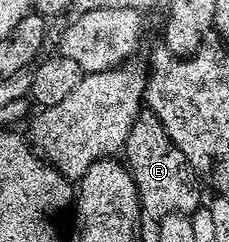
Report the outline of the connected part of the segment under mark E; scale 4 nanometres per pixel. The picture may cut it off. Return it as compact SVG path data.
M142 109L137 115L122 153L137 187L139 208L152 221L172 214L193 213L201 206L195 168L168 137L160 119L149 109Z

